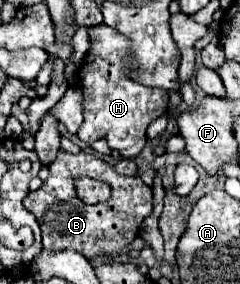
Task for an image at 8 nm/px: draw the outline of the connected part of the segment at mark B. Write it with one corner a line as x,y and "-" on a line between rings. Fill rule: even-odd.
57,152
57,158
49,164
49,178
43,186
23,200
23,206
33,212
39,220
43,232
43,248
49,252
75,250
87,260
95,256
119,256
137,236
141,222
153,212
151,188
139,176
121,176
111,162
99,158
91,152
-
77,178
95,178
111,186
111,198
99,204
85,204
75,192

